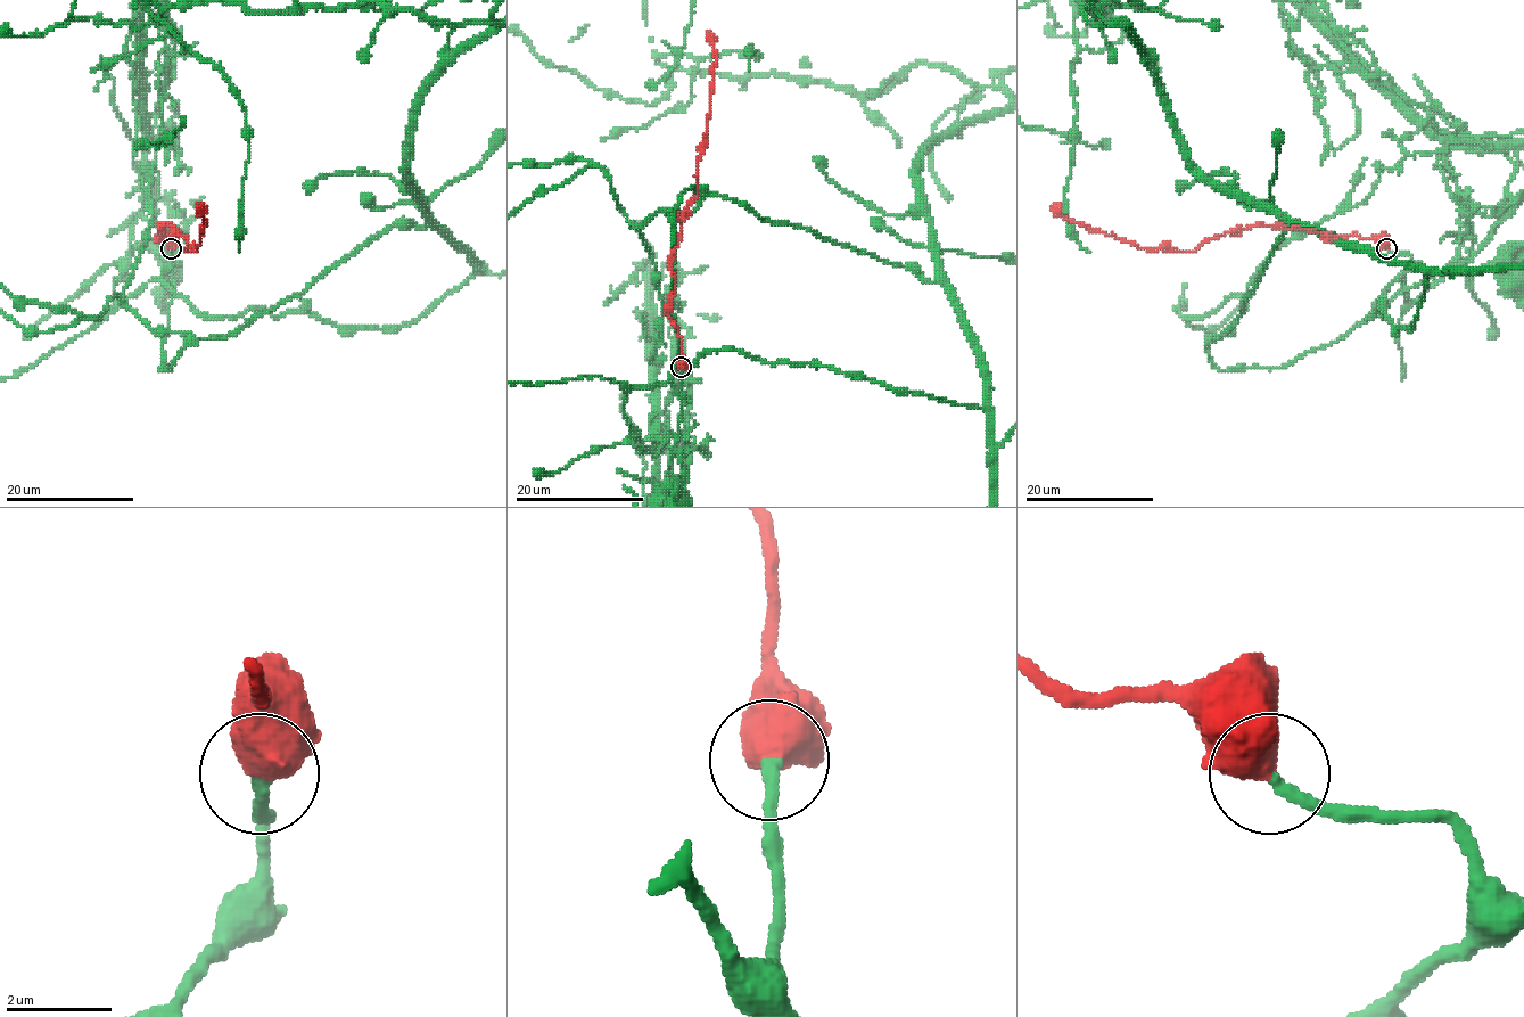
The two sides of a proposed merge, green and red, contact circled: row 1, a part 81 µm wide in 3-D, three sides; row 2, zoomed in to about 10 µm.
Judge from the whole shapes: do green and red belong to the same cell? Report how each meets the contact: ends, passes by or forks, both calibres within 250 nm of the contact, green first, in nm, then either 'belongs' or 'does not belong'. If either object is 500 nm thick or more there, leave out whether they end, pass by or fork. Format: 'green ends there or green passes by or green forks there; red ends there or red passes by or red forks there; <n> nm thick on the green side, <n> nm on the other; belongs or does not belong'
240 nm thick on the green side, 650 nm on the other; belongs

